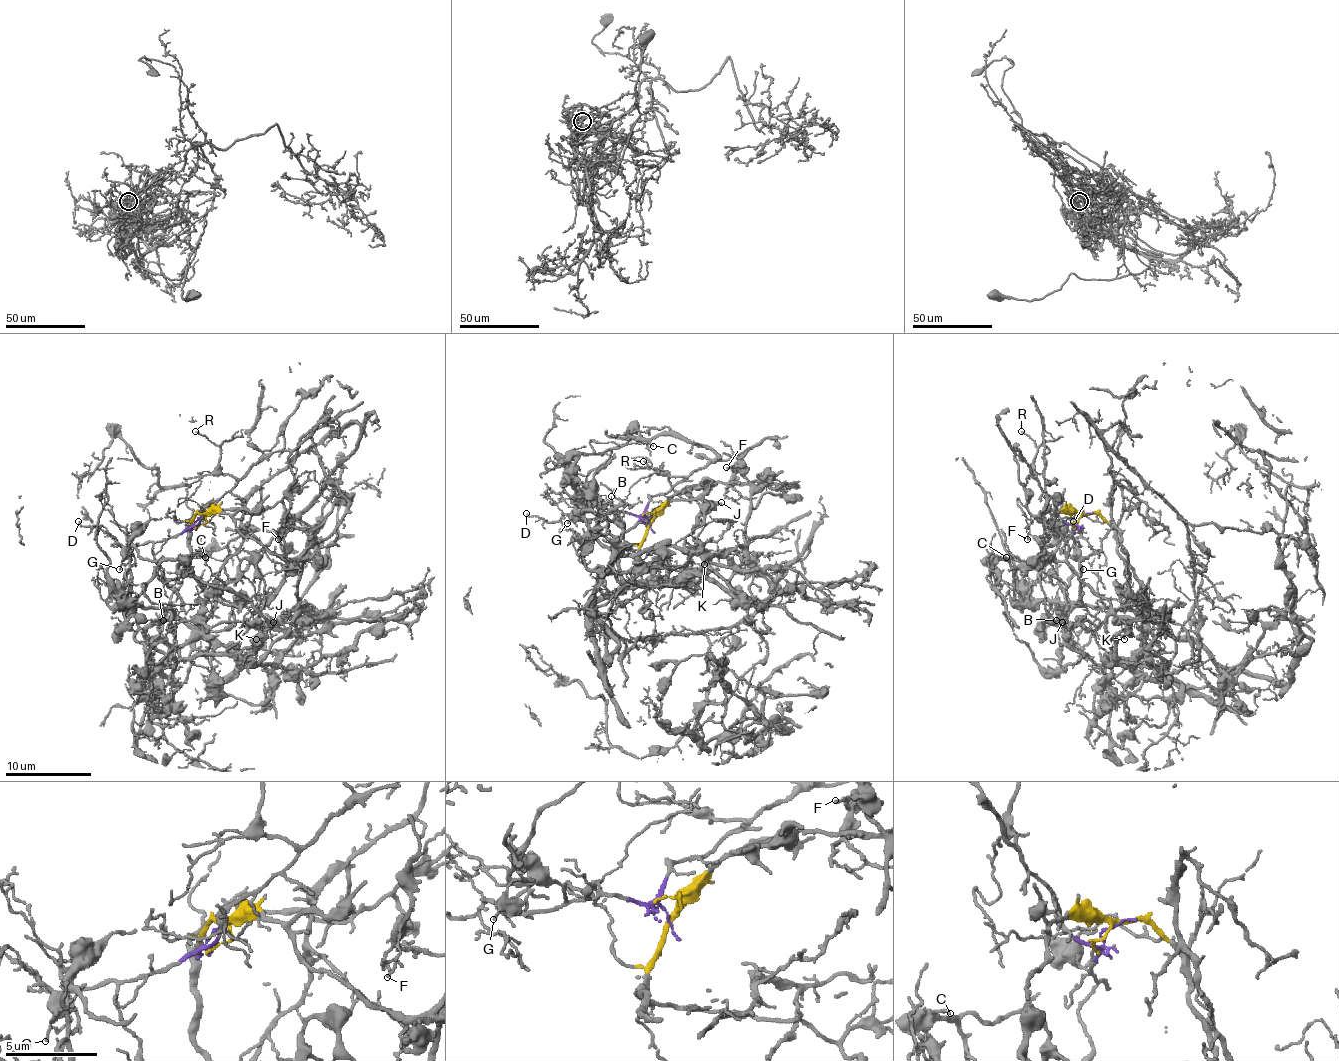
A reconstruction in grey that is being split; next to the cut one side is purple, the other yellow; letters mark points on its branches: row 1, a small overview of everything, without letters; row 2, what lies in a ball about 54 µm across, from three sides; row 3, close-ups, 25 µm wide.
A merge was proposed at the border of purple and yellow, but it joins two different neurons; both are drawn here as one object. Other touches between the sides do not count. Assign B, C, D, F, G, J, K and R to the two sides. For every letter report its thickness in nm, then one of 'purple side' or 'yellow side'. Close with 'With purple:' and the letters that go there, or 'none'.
B: calibre 120 nm; yellow side
C: calibre 110 nm; yellow side
D: calibre 130 nm; purple side
F: calibre 120 nm; purple side
G: calibre 70 nm; purple side
J: calibre 180 nm; yellow side
K: calibre 120 nm; yellow side
R: calibre 110 nm; purple side
With purple: D, F, G, R

